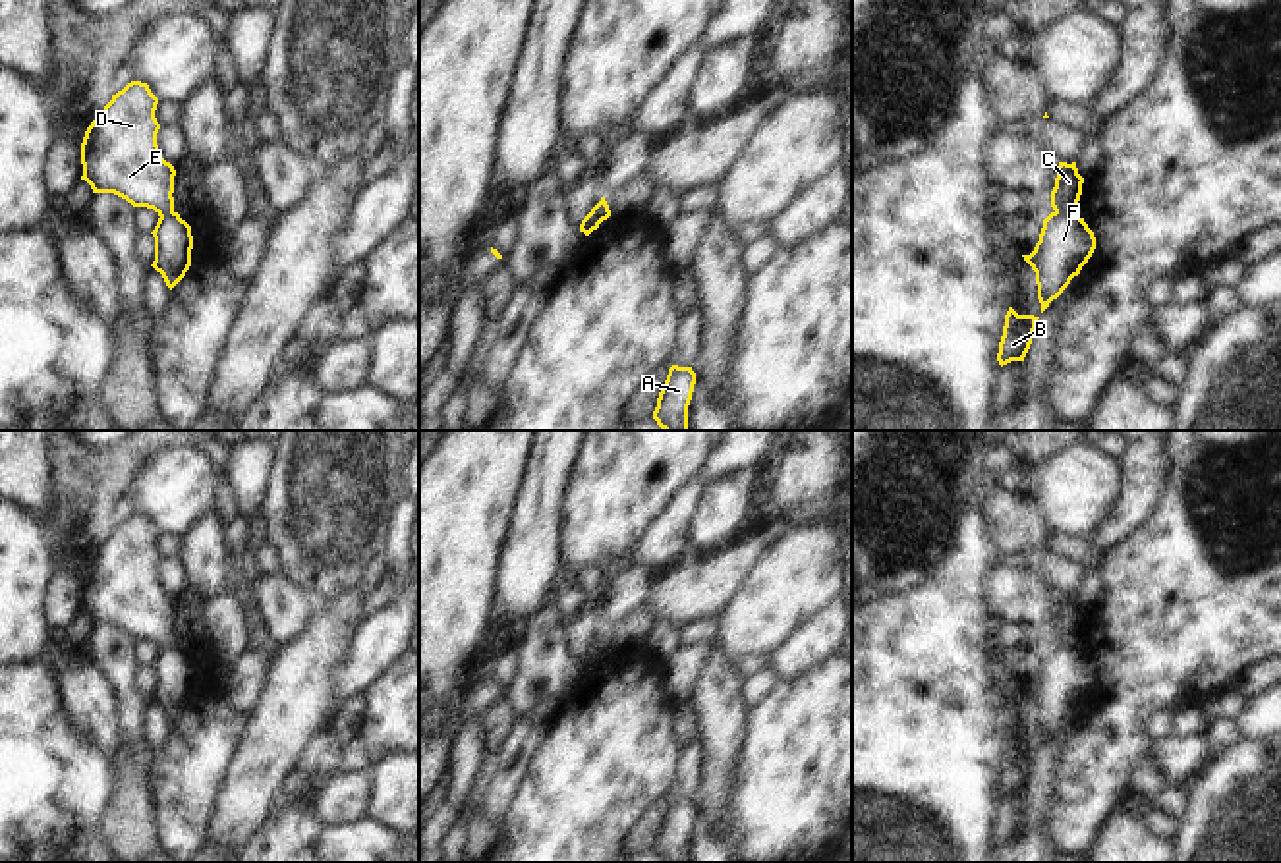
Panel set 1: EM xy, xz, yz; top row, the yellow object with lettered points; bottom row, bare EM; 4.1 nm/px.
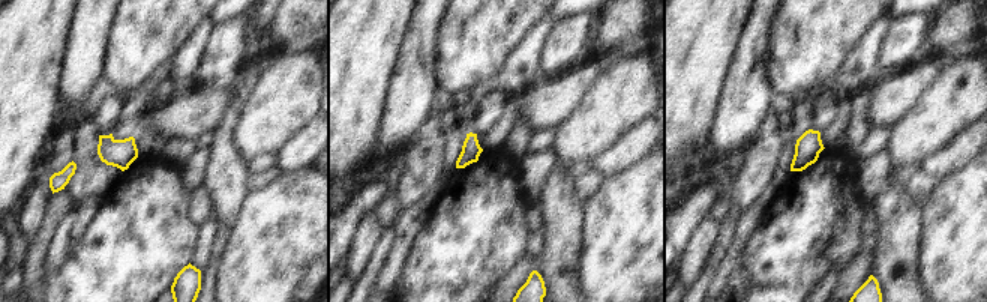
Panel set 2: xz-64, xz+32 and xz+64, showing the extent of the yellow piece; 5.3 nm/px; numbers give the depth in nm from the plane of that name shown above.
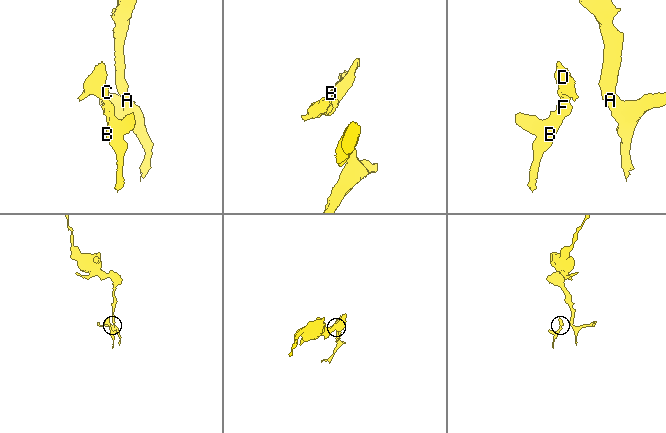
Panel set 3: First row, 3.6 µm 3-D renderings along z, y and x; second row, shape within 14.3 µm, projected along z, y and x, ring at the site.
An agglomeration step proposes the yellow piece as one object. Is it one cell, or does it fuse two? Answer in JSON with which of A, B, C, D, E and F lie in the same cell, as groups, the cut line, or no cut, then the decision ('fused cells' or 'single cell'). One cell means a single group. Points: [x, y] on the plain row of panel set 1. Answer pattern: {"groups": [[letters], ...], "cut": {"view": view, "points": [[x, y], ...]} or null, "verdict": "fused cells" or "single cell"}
{"groups": [["A", "B", "F"], ["C", "D", "E"]], "cut": {"view": "yz", "points": [[1055, 643], [1075, 647]]}, "verdict": "fused cells"}

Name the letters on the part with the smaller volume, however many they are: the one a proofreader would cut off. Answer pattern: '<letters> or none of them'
C, D, E

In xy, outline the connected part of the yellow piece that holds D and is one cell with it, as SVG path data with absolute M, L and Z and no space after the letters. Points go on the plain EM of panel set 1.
M131 514L91 554L81 575L83 608L93 626L114 626L158 649L174 645L176 602L157 577L158 531L147 515Z

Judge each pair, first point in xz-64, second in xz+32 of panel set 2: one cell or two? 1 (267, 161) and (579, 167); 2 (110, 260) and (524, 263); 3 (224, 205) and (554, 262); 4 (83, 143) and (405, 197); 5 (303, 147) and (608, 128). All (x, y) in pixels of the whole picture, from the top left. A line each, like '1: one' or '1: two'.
1: one
2: two
3: one
4: one
5: two

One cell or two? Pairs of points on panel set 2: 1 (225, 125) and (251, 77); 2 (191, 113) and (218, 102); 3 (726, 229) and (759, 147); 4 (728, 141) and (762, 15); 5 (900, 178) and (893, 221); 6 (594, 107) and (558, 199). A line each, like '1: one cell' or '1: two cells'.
1: one cell
2: one cell
3: one cell
4: one cell
5: two cells
6: two cells

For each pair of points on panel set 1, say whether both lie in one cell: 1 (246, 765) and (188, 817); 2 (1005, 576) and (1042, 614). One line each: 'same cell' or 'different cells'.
1: different cells
2: same cell

